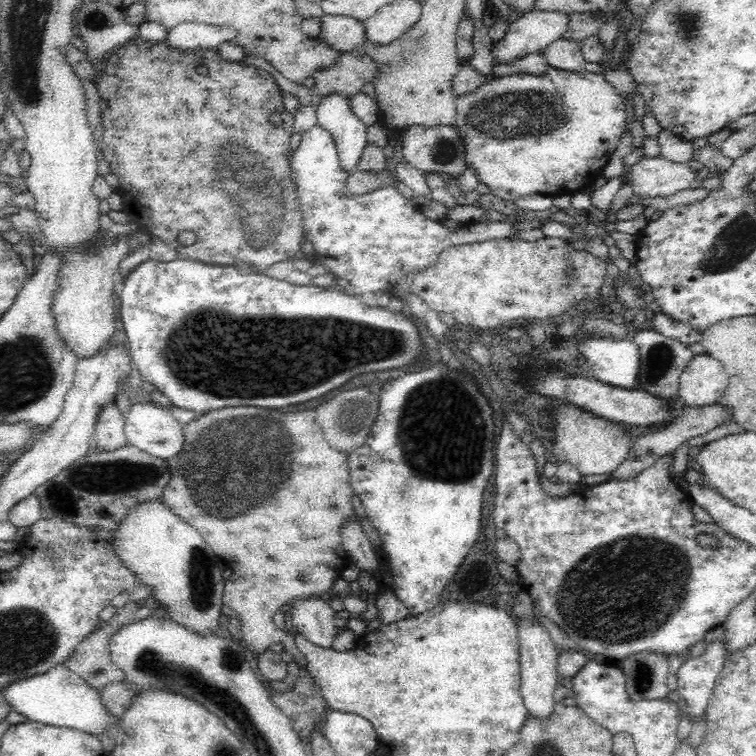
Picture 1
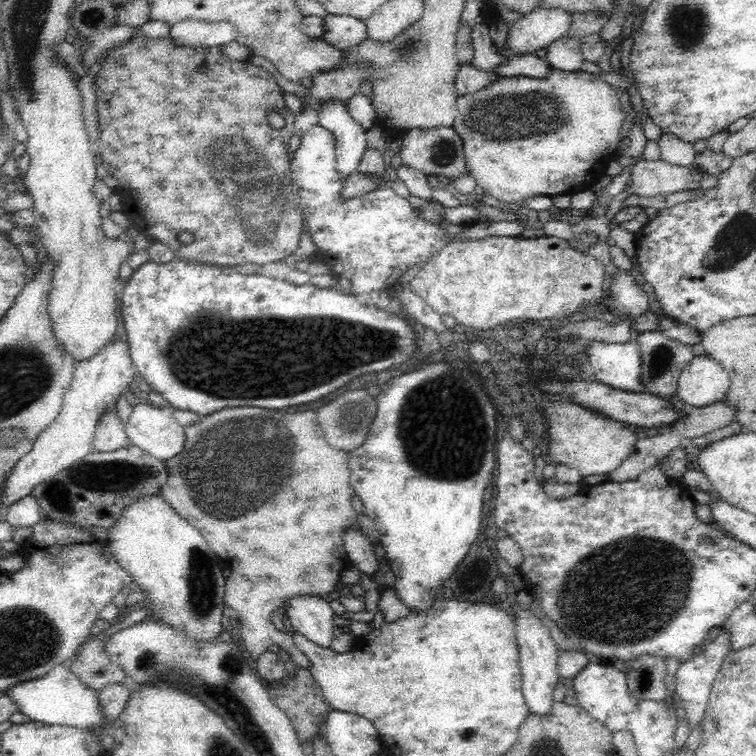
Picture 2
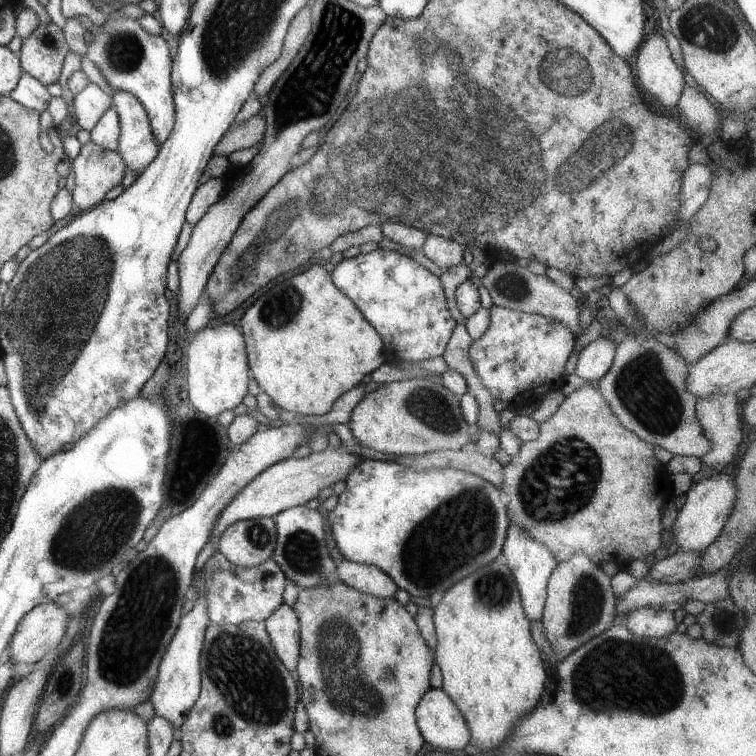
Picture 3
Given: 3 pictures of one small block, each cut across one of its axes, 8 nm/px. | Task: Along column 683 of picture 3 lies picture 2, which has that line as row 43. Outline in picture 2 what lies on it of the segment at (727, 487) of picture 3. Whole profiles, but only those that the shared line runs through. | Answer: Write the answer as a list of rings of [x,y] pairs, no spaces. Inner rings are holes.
[[[536,8],[523,14],[508,29],[506,40],[500,47],[494,47],[499,58],[510,61],[516,56],[544,50],[552,42],[564,37],[570,26],[571,15],[565,10]]]

